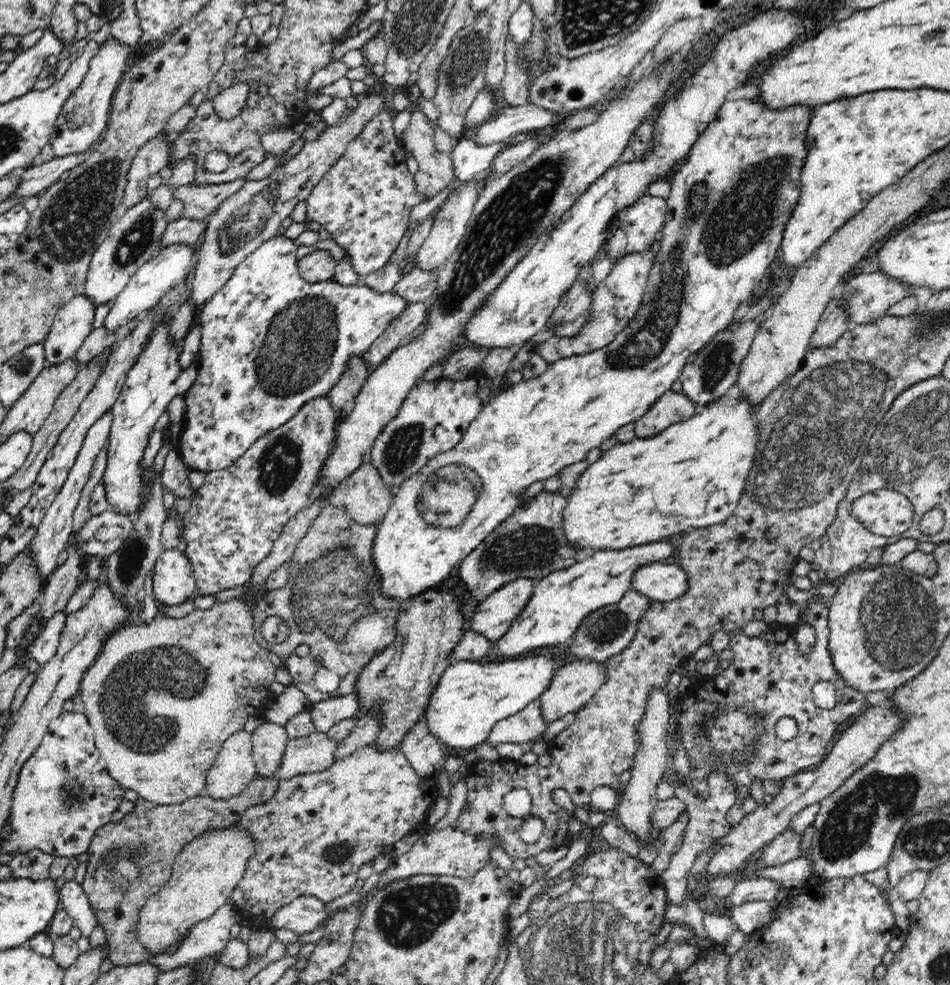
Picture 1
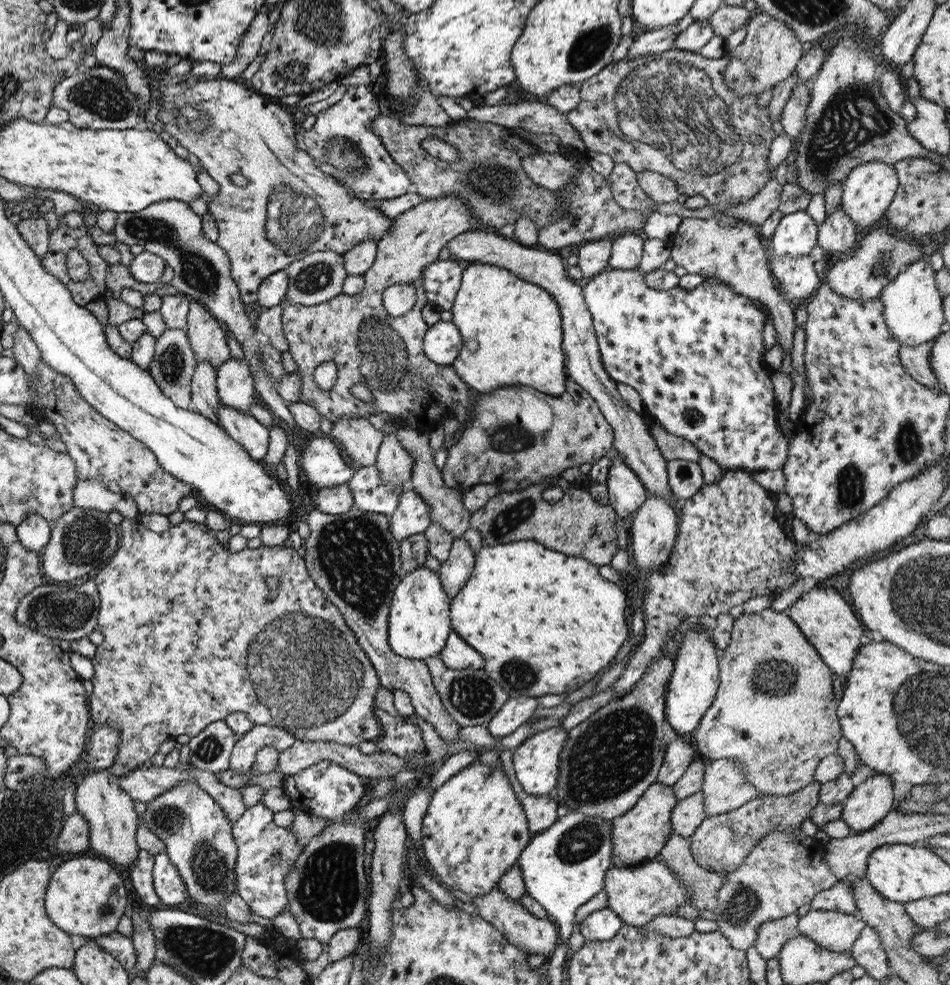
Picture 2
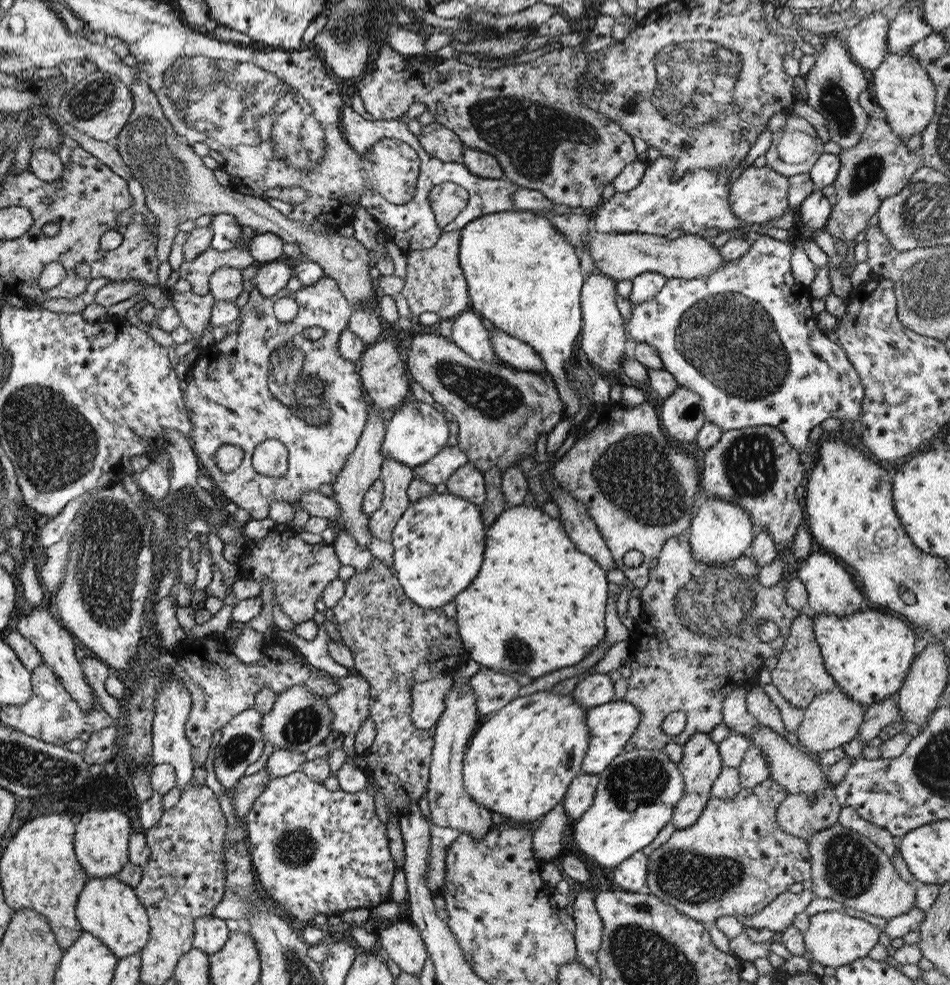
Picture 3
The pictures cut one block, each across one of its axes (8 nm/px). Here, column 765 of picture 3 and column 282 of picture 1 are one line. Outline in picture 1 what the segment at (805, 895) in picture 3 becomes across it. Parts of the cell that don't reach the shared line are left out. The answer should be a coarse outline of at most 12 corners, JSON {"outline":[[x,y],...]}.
{"outline":[[302,895],[279,906],[274,928],[303,934],[326,920],[325,903]]}

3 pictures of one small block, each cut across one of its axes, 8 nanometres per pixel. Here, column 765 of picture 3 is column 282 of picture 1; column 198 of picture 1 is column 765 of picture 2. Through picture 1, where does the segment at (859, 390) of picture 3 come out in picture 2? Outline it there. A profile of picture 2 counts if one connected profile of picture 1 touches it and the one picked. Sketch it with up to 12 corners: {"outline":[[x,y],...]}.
{"outline":[[581,283],[600,361],[723,469],[780,469],[765,308]]}

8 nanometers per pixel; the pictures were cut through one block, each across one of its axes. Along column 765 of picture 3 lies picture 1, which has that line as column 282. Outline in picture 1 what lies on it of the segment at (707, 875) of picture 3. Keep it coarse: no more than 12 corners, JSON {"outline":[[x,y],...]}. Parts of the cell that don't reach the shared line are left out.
{"outline":[[400,746],[279,780],[238,825],[266,922],[332,902],[438,797]]}

